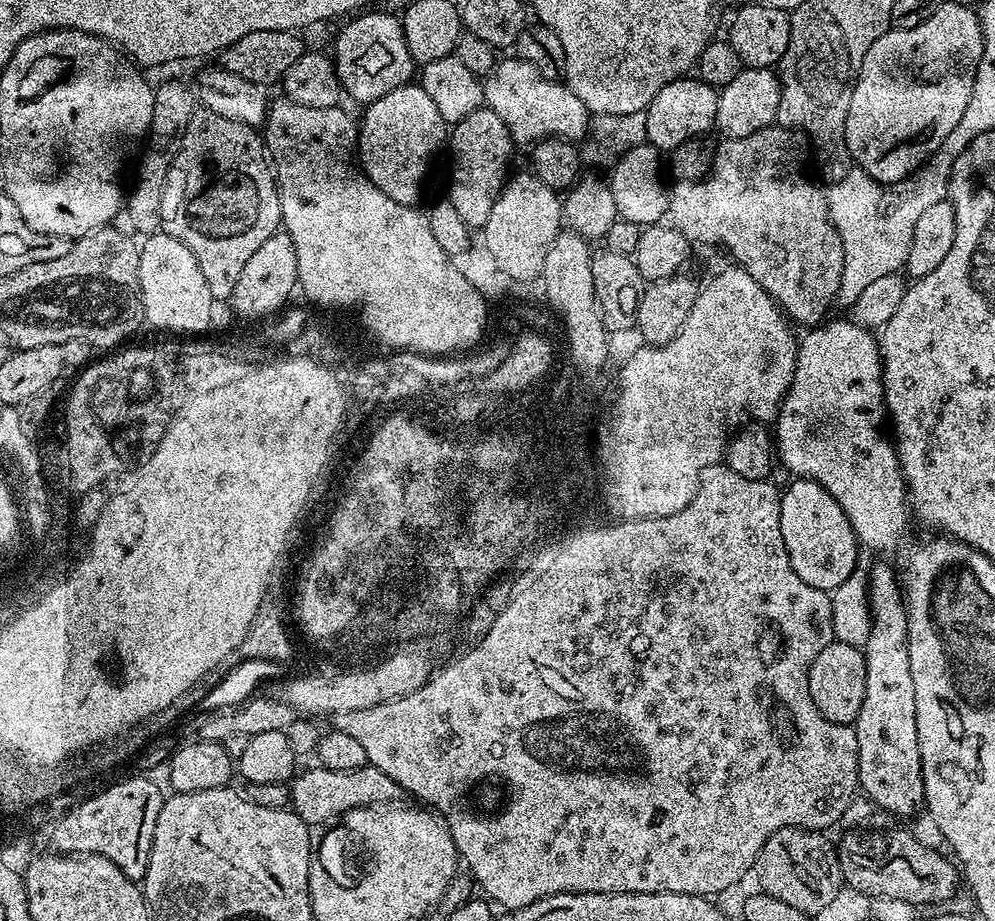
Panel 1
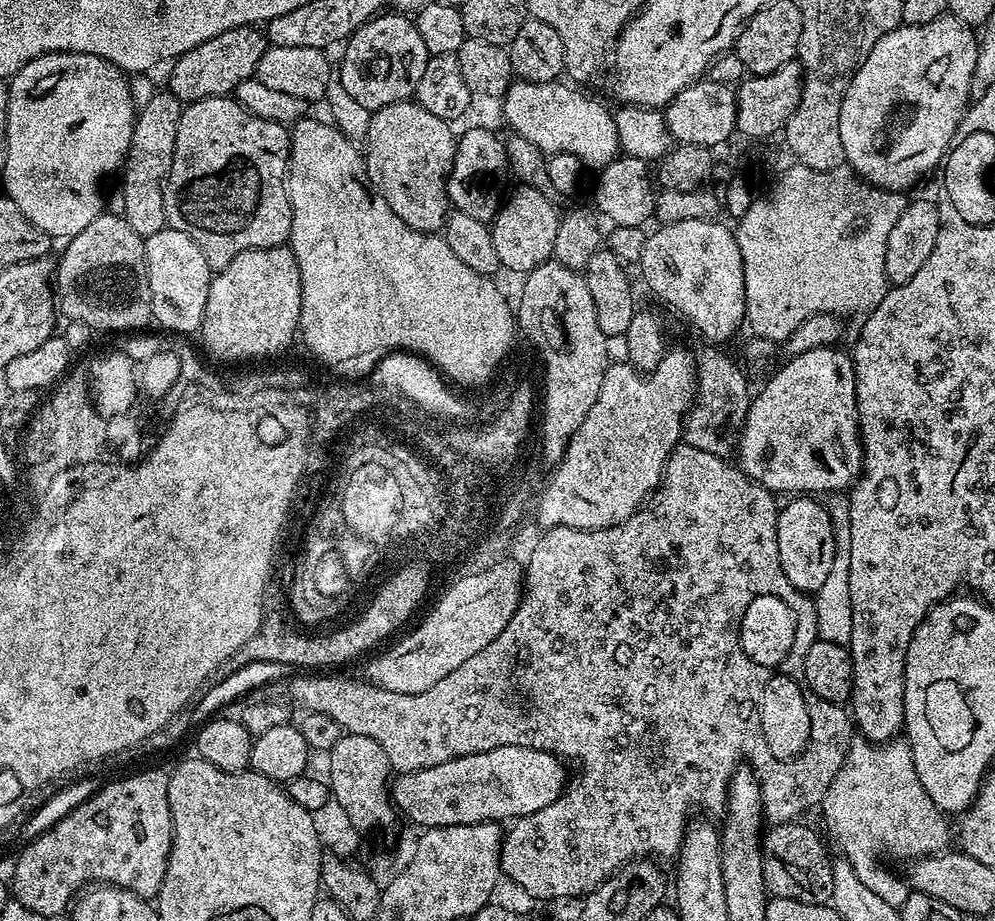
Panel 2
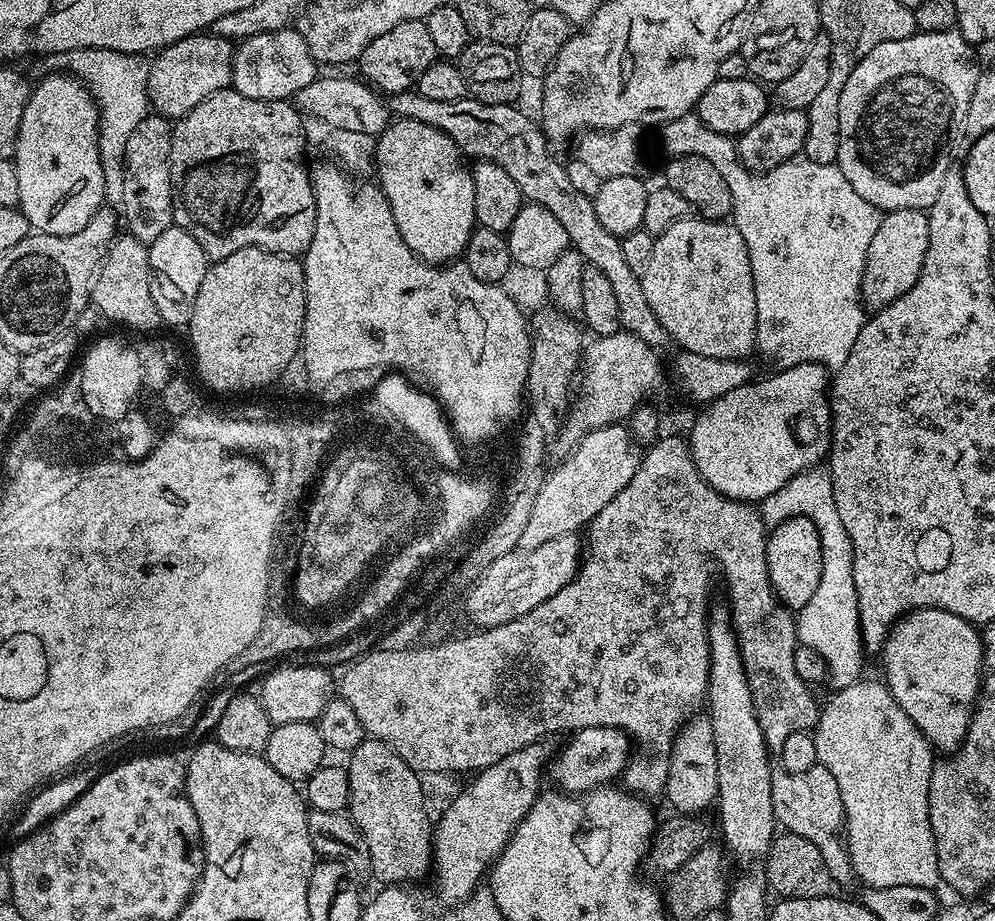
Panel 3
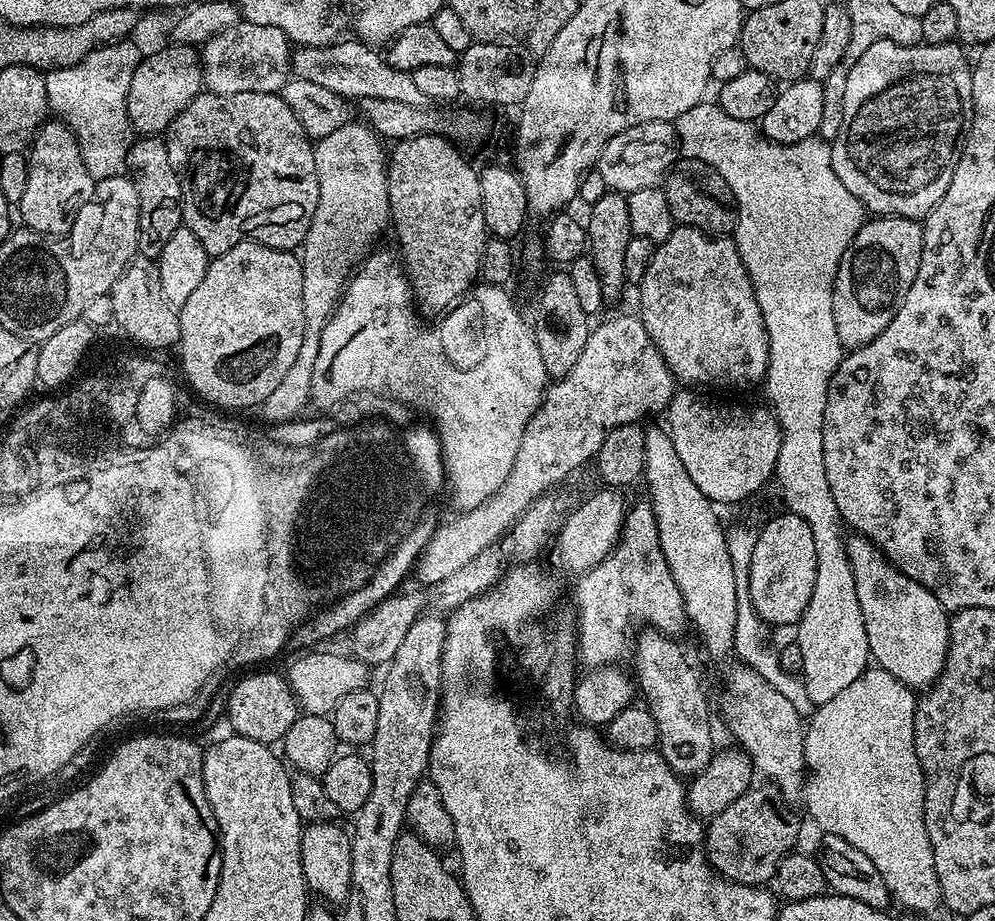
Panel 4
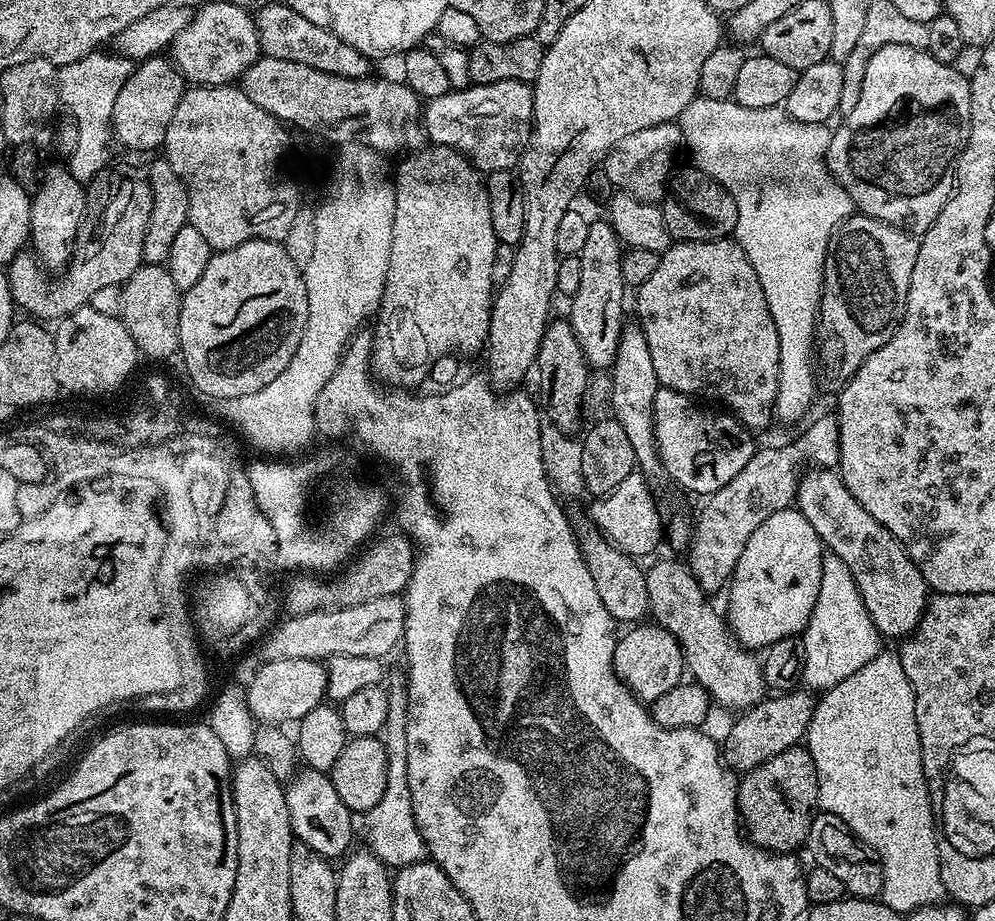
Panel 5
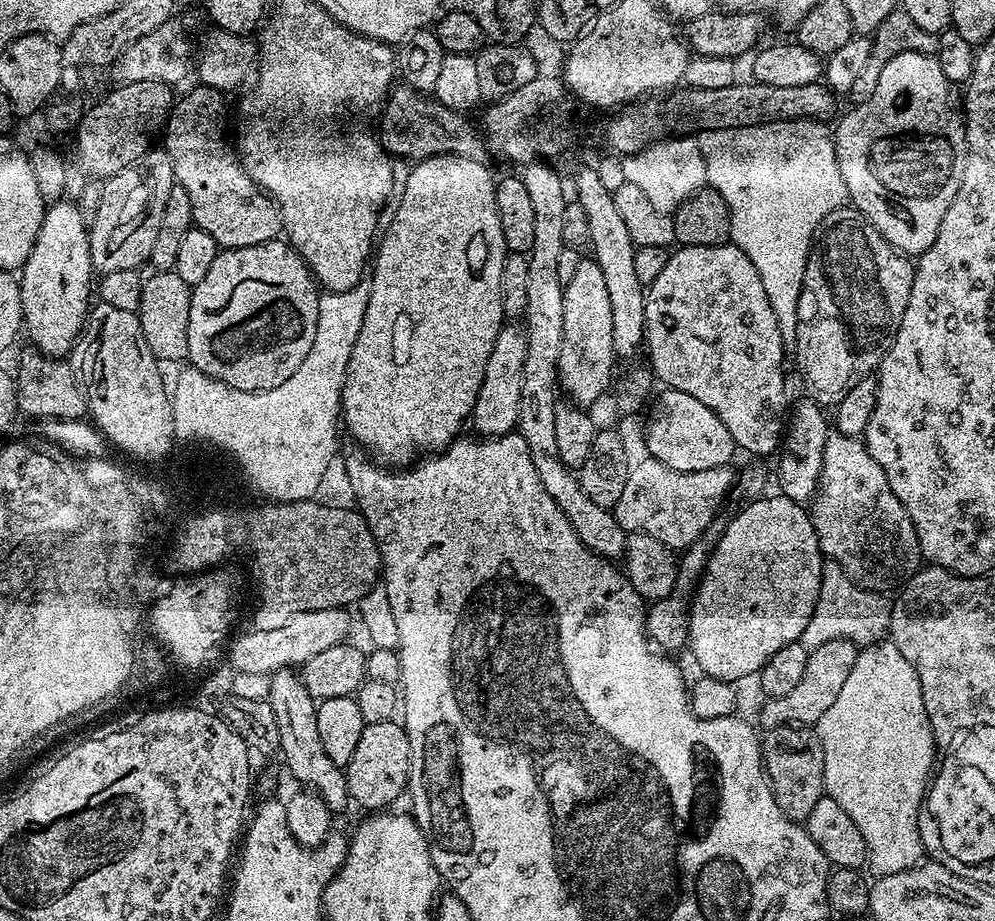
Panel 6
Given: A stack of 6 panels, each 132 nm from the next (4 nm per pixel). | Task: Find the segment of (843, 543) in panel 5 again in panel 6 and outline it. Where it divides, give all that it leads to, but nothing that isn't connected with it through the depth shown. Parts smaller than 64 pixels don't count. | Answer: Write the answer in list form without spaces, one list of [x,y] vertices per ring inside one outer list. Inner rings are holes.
[[[800,400],[791,405],[790,415],[782,433],[776,460],[776,484],[779,495],[790,498],[796,504],[811,501],[816,493],[817,484],[822,470],[823,450],[826,448],[830,433],[830,420],[812,400]]]

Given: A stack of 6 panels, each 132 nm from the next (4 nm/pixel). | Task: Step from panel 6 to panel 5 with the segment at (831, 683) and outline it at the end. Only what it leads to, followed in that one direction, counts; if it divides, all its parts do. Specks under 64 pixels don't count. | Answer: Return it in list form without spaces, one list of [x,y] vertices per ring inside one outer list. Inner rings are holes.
[[[793,690],[772,697],[773,700],[765,698],[747,709],[741,715],[744,717],[729,730],[728,737],[722,740],[723,759],[735,765],[741,773],[747,774],[788,748],[797,747],[807,737],[808,724],[814,713],[814,700],[811,700],[813,697],[804,690]]]

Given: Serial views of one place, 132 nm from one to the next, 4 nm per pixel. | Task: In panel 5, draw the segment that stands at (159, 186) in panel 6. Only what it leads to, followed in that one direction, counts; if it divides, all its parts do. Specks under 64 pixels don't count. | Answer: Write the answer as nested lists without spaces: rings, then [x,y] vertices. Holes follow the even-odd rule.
[[[124,164],[121,168],[109,166],[101,170],[92,182],[87,185],[84,201],[84,221],[80,224],[80,233],[76,236],[76,250],[72,263],[57,280],[44,281],[45,273],[32,272],[38,268],[38,260],[31,251],[19,252],[6,266],[6,275],[13,305],[20,308],[21,313],[40,322],[59,322],[74,310],[85,307],[96,291],[105,286],[123,285],[138,270],[142,263],[142,238],[146,238],[146,222],[150,222],[150,206],[152,205],[152,184],[148,180],[145,169],[131,168]]]

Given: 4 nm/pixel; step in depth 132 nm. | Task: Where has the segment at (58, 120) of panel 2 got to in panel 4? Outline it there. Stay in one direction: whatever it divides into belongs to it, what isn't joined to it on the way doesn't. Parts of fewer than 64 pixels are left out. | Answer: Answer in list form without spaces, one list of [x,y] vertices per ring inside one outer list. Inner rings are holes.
[[[45,122],[40,125],[40,130],[27,153],[26,194],[22,194],[18,211],[24,219],[25,229],[60,238],[71,232],[78,210],[82,210],[84,203],[92,197],[94,181],[83,164],[79,143],[71,128],[63,122],[52,123]]]

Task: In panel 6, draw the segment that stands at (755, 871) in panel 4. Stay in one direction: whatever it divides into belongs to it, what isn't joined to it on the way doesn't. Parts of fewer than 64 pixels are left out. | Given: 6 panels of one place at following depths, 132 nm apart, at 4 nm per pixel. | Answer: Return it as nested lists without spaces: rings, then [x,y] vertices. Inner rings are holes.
[[[784,724],[780,728],[770,728],[762,736],[762,759],[768,783],[772,785],[772,793],[778,806],[786,815],[797,822],[807,821],[810,810],[824,795],[824,755],[822,742],[811,727],[799,724]]]

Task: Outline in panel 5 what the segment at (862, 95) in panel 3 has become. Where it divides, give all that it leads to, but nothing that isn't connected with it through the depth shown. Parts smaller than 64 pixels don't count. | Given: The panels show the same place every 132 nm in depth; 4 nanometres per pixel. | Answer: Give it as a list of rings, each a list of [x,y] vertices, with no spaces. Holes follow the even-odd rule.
[[[882,46],[882,50],[878,50],[868,63],[866,78],[862,78],[862,94],[858,98],[858,103],[854,106],[854,110],[850,110],[848,116],[839,121],[840,125],[835,125],[826,157],[832,177],[847,190],[853,205],[863,215],[873,216],[875,220],[893,224],[895,228],[902,228],[905,232],[923,234],[928,231],[931,224],[938,218],[940,211],[946,206],[946,202],[952,197],[956,186],[956,161],[960,159],[960,151],[970,138],[970,122],[972,121],[970,114],[972,86],[969,77],[963,76],[958,69],[959,67],[938,62],[938,58],[934,58],[925,49],[910,46]]]

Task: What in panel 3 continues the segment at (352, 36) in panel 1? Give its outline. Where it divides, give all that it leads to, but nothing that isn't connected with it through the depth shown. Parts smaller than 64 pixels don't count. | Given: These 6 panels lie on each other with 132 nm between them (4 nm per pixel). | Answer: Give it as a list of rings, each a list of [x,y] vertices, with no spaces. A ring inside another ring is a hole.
[[[411,20],[394,26],[394,30],[386,30],[386,34],[374,38],[374,42],[366,46],[358,61],[361,72],[359,75],[377,93],[406,92],[415,89],[418,78],[422,78],[422,74],[426,74],[426,70],[435,64],[437,59],[436,47],[430,38],[427,23],[422,20]]]

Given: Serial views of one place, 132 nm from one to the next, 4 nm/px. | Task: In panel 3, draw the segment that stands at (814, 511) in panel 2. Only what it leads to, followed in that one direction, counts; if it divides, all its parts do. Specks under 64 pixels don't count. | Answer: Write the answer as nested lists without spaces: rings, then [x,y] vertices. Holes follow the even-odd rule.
[[[789,516],[771,529],[766,546],[766,562],[772,588],[777,601],[789,610],[802,610],[806,602],[818,590],[818,578],[822,578],[822,542],[814,522],[805,516]]]

